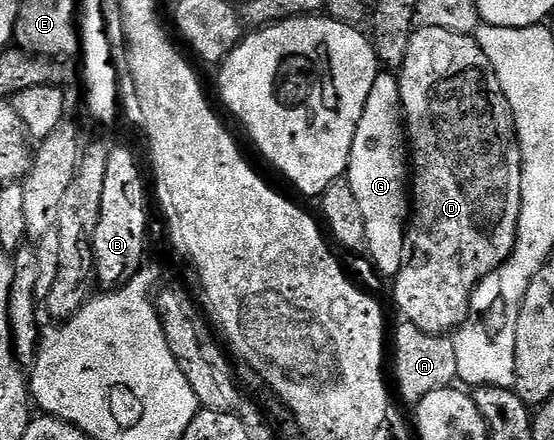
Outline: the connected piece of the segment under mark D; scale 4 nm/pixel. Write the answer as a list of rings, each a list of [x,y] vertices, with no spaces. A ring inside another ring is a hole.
[[[446,28],[413,29],[406,49],[405,62],[398,71],[400,91],[402,92],[402,108],[406,137],[410,147],[410,217],[404,232],[404,251],[402,252],[402,268],[391,283],[392,294],[396,297],[396,306],[400,309],[400,318],[411,326],[422,328],[427,334],[451,335],[464,321],[468,314],[468,301],[474,288],[490,272],[494,272],[512,254],[516,243],[516,229],[520,219],[520,201],[522,200],[522,156],[520,141],[516,135],[516,121],[512,115],[510,104],[506,100],[506,92],[502,92],[502,84],[498,84],[498,76],[475,37],[465,33],[459,34]]]

